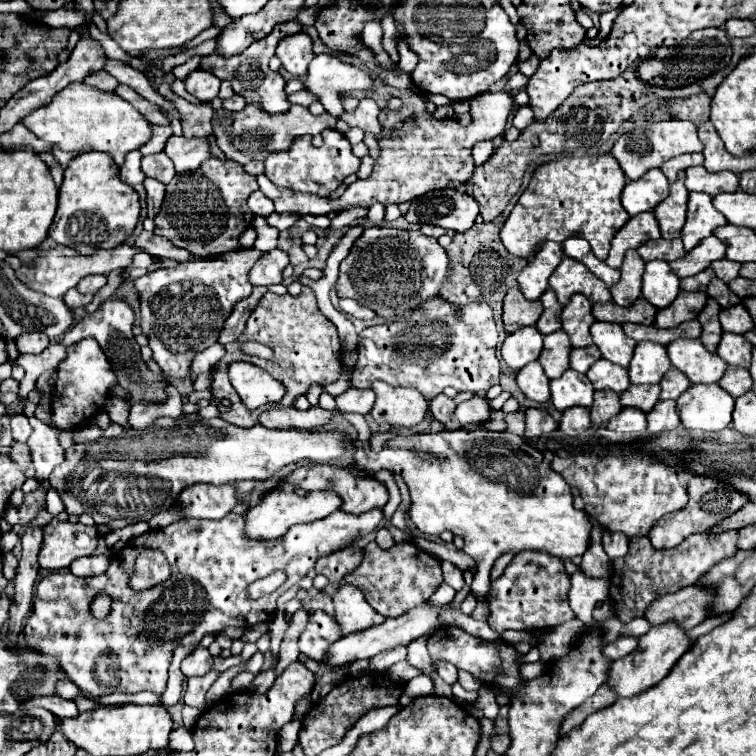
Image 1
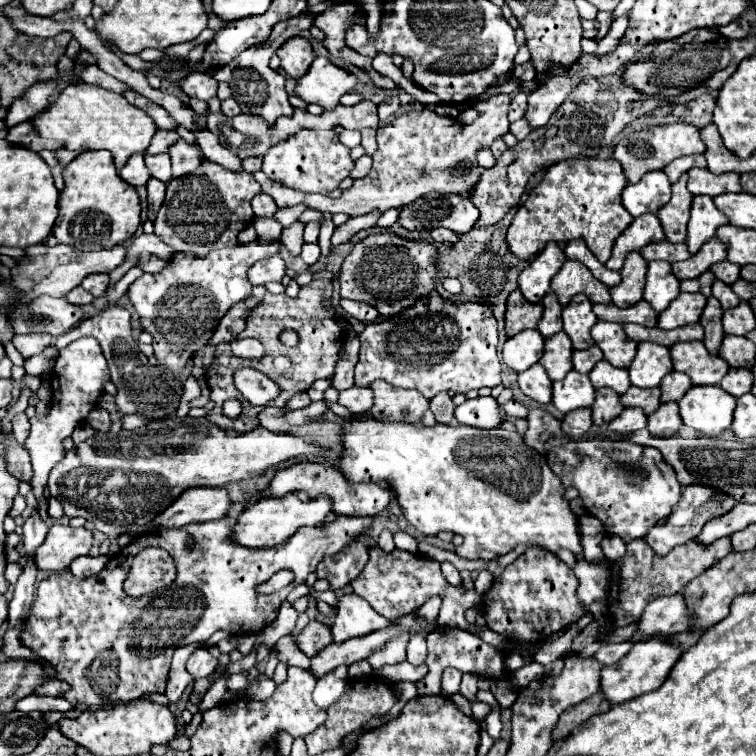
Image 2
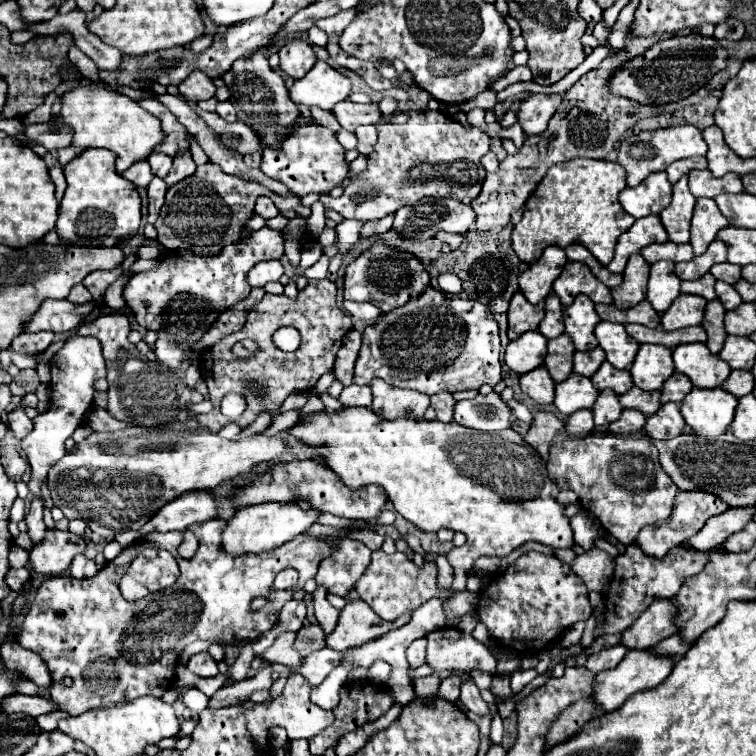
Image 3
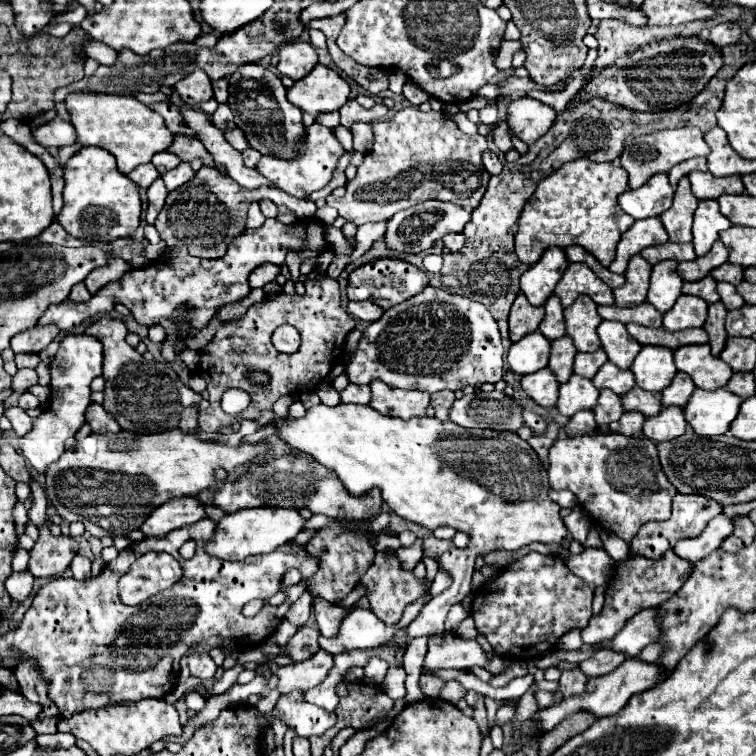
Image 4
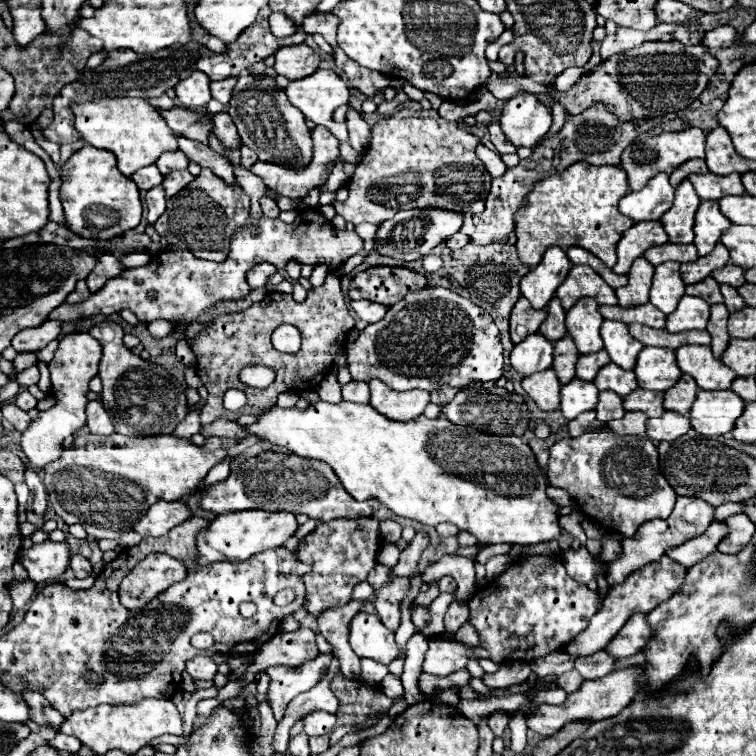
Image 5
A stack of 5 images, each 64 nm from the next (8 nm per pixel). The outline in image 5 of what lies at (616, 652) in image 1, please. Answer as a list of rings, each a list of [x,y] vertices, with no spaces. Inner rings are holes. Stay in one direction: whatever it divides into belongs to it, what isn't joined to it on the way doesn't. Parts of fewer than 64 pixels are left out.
[[[606,650],[576,660],[576,670],[584,676],[584,680],[596,680],[600,676],[610,674],[614,668],[616,668],[616,658],[612,658]]]

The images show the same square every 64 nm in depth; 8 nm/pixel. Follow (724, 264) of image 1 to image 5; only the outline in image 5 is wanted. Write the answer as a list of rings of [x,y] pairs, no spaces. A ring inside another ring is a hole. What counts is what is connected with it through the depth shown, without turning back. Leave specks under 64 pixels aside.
[[[728,262],[724,268],[720,268],[720,270],[712,272],[712,278],[714,278],[714,280],[718,280],[720,284],[724,282],[724,284],[730,284],[730,286],[738,288],[740,284],[744,284],[744,270],[742,270],[740,266],[736,266],[736,264]]]

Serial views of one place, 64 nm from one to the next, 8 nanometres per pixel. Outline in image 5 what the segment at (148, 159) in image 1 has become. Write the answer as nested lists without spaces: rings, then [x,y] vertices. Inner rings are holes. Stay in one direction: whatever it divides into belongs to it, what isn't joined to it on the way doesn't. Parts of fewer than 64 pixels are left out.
[[[176,150],[176,152],[164,152],[158,160],[156,160],[156,166],[162,174],[168,174],[172,170],[180,170],[180,168],[186,168],[188,166],[188,158]]]

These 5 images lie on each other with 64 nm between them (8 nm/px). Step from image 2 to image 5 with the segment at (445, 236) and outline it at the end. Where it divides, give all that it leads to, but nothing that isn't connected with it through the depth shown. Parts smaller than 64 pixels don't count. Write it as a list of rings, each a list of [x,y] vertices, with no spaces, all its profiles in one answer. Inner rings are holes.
[[[457,232],[456,234],[450,236],[448,240],[445,241],[445,244],[451,251],[455,251],[466,246],[469,241],[470,237],[468,235]]]

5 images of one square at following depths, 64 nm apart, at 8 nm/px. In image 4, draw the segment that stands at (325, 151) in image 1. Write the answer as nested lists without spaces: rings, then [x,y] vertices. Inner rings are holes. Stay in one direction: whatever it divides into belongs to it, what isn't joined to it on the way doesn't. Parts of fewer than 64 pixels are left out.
[[[314,122],[312,126],[306,128],[306,136],[298,144],[298,152],[296,152],[294,158],[282,160],[282,158],[276,158],[276,156],[268,154],[268,156],[260,158],[260,162],[256,164],[256,168],[258,168],[258,172],[262,176],[266,176],[268,180],[272,180],[276,184],[276,188],[284,190],[286,194],[296,196],[296,198],[308,198],[310,192],[322,190],[332,180],[334,170],[338,166],[338,158],[342,154],[344,154],[344,148],[336,140],[334,132],[330,128]]]

